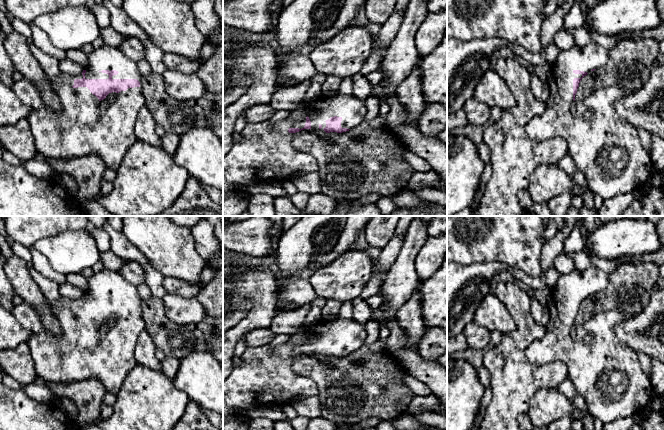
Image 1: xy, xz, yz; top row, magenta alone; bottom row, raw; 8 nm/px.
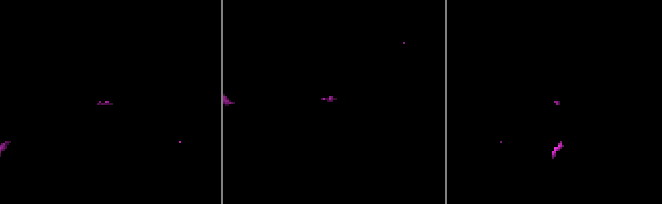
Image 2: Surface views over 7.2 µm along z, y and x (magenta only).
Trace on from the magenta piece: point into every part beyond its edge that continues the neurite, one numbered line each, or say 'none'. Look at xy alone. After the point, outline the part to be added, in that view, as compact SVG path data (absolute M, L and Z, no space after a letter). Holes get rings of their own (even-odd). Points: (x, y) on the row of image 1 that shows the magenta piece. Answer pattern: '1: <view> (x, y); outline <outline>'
1: xy (109, 58); outline M103 46L87 54L87 63L83 66L86 79L108 79L102 70L116 70L119 73L112 79L137 79L141 82L141 73L137 64L128 59L119 47Z

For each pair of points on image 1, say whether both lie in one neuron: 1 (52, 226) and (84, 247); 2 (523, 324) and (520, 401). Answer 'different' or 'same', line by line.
1: different
2: same

